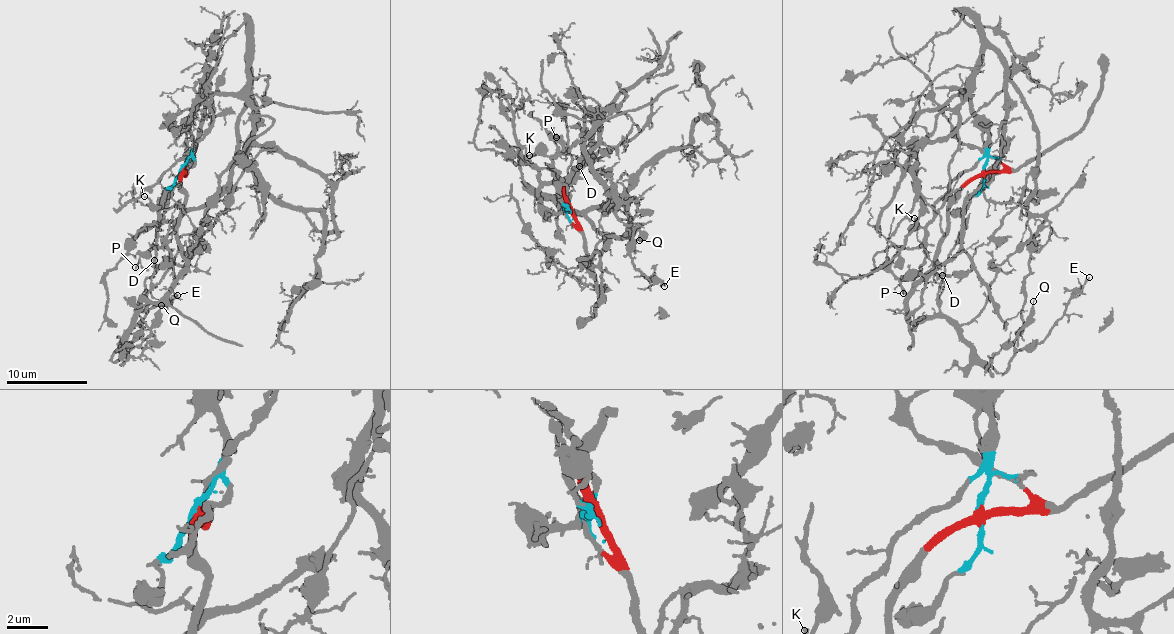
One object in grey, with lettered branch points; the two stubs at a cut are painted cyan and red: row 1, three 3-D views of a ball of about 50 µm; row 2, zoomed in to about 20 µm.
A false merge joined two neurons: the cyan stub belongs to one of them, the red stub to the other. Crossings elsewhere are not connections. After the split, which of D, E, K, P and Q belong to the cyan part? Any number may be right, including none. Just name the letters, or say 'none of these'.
K, P

